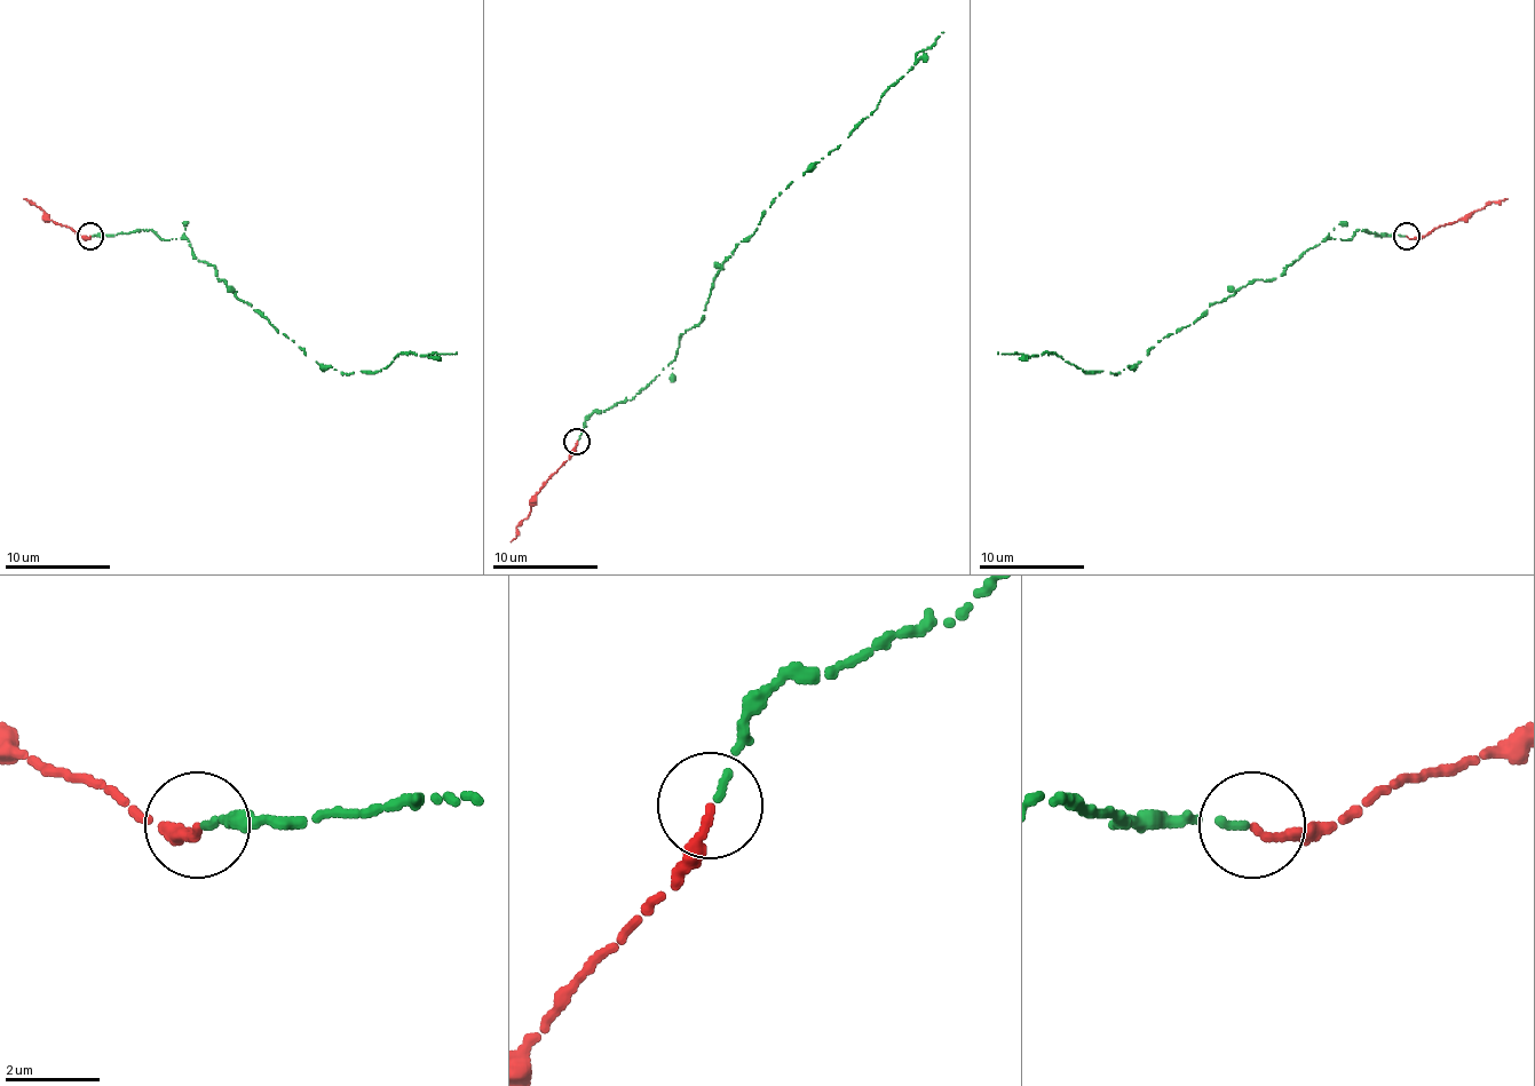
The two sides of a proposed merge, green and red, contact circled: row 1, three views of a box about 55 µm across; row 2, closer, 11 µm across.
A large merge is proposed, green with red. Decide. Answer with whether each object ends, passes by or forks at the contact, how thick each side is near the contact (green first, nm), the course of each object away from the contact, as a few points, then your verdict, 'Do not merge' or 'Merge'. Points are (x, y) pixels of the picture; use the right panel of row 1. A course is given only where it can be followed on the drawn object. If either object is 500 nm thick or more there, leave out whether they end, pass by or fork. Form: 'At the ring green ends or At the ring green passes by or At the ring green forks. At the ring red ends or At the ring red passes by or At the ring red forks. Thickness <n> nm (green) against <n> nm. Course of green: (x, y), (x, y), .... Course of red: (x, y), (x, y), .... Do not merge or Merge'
At the ring green ends. At the ring red ends. Thickness 140 nm (green) against 180 nm. Course of green: (1405, 237), (1365, 229), (1328, 239), (1280, 276), (1211, 302), (1116, 374), (1082, 371), (1053, 353), (997, 353). Course of red: (1407, 237), (1421, 239), (1439, 226), (1460, 221), (1489, 203), (1508, 199). Merge

